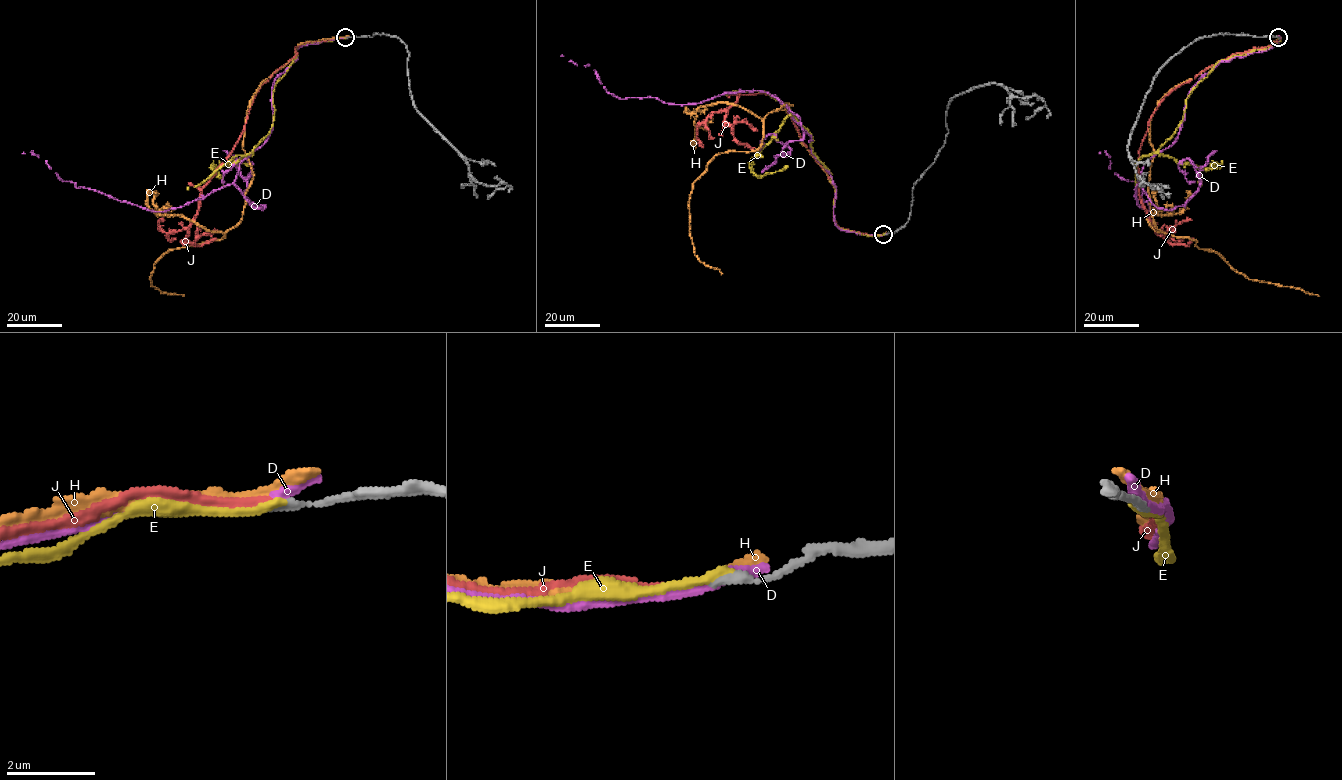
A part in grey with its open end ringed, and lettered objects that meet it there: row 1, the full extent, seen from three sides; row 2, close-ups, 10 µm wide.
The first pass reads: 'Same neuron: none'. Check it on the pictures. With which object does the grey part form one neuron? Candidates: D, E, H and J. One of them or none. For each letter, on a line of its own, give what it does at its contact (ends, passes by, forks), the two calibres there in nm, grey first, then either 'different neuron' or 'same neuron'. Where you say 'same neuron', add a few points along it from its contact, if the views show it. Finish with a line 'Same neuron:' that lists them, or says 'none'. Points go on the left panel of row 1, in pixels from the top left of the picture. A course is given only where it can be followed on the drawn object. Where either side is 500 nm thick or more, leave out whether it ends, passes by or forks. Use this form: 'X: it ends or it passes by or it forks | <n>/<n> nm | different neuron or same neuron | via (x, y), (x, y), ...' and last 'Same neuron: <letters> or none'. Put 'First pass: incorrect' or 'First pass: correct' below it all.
D: it ends | 180/280 nm | different neuron
E: it ends | 180/180 nm | different neuron
H: it passes by | 180/200 nm | different neuron
J: it ends | 170/200 nm | same neuron | via (345, 37), (301, 43), (260, 86), (233, 149), (202, 189), (186, 239), (199, 245), (215, 238)
Same neuron: J
First pass: incorrect

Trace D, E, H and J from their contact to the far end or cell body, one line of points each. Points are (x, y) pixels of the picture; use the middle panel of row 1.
D: (884, 234), (837, 226), (831, 176), (774, 96), (621, 98), (589, 65), (561, 56)
E: (884, 234), (861, 235), (836, 225), (831, 172), (791, 114), (751, 160), (757, 175), (788, 166)
H: (883, 234), (836, 225), (836, 190), (784, 104), (757, 150), (718, 153), (692, 185), (694, 254), (721, 274)
J: (883, 234), (836, 224), (834, 186), (772, 95), (740, 94), (728, 109), (733, 137), (754, 148)

